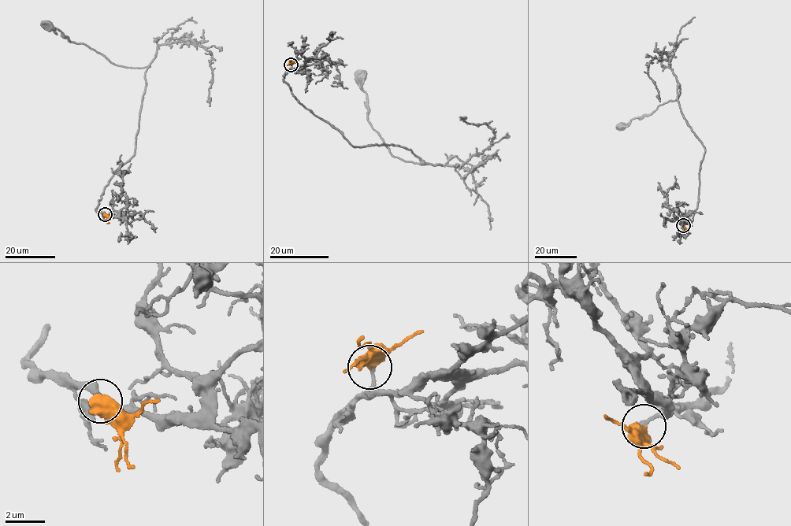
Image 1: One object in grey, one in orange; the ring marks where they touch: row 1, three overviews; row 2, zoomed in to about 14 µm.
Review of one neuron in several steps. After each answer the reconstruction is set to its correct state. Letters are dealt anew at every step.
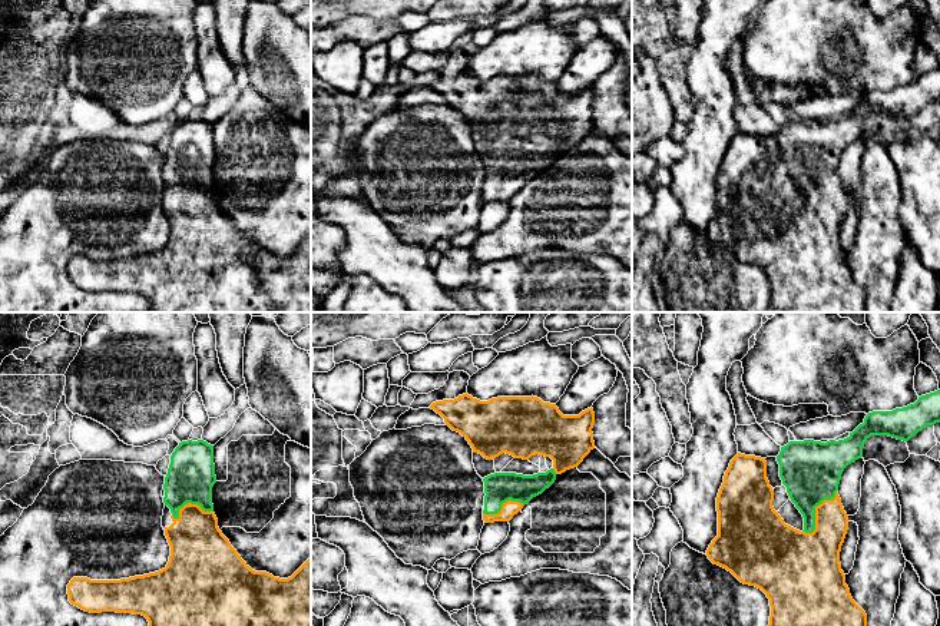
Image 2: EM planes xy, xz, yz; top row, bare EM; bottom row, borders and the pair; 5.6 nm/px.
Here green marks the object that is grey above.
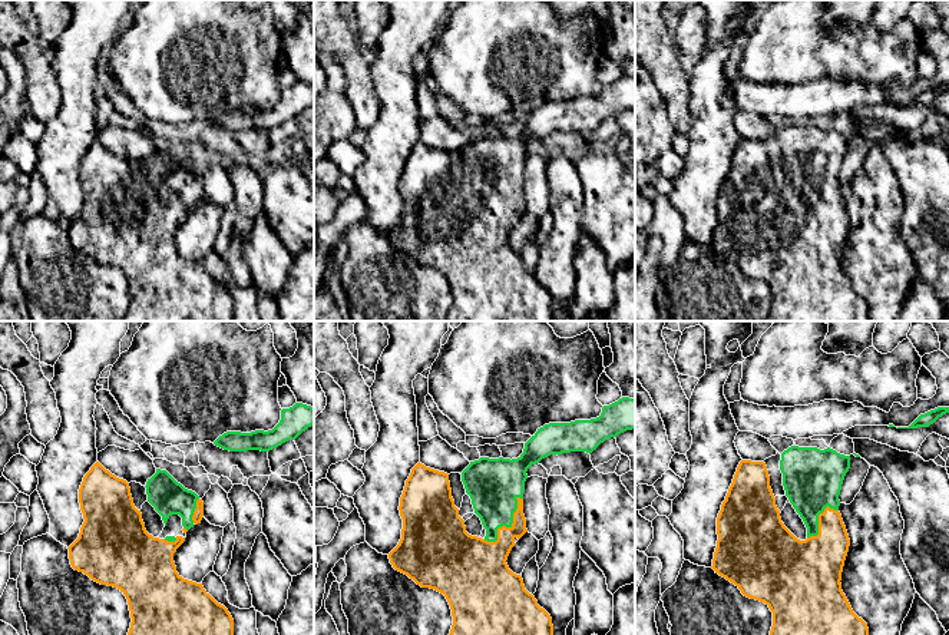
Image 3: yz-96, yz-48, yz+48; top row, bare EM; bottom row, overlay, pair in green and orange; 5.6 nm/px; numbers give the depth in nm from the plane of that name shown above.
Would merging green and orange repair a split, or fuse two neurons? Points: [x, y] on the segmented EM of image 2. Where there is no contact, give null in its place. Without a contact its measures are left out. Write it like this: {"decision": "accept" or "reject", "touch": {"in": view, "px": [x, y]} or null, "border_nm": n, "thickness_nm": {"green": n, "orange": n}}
{"decision": "accept", "touch": {"in": "yz", "px": [814, 513]}, "border_nm": 300, "thickness_nm": {"green": 340, "orange": 280}}

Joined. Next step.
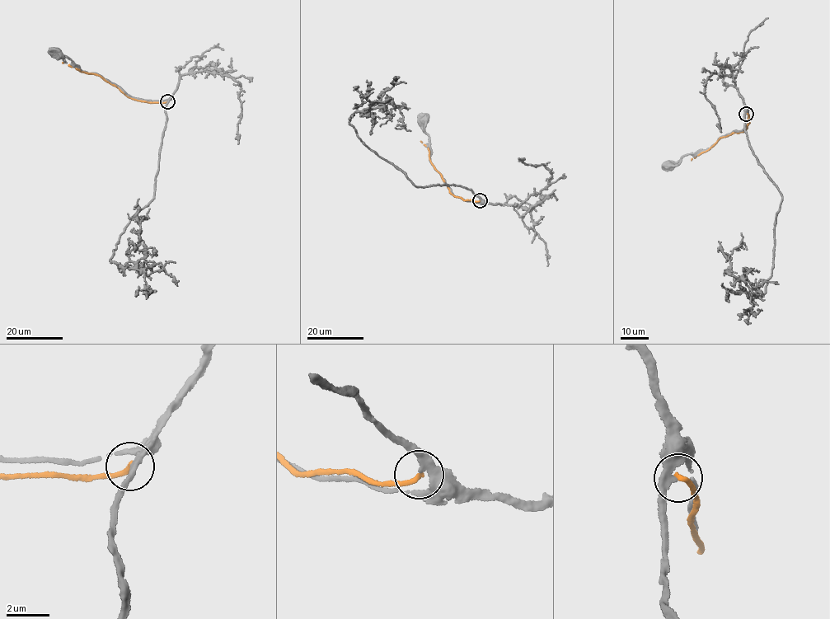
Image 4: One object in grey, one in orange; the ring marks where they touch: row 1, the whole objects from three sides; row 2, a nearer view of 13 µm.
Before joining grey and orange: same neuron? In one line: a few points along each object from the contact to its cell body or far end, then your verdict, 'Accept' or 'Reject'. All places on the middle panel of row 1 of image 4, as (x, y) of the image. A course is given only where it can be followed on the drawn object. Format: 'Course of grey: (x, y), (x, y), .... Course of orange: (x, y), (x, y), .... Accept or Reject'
Course of grey: (480, 199), (453, 184), (415, 186), (349, 122), (355, 112), (391, 99), (403, 116), (395, 128). Course of orange: (480, 200), (464, 200), (449, 192), (441, 174), (430, 161), (428, 148), (420, 141). Reject

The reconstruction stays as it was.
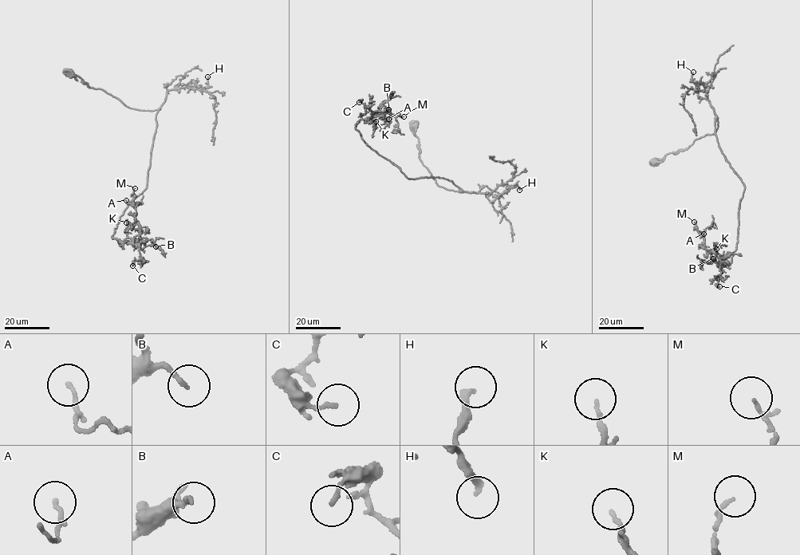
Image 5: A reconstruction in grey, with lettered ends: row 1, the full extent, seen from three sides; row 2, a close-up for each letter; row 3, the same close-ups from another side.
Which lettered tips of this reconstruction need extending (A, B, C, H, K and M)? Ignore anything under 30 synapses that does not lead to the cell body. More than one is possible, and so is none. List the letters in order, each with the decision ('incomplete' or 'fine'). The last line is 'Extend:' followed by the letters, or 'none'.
A: fine
B: fine
C: fine
H: fine
K: incomplete
M: fine
Extend: K

